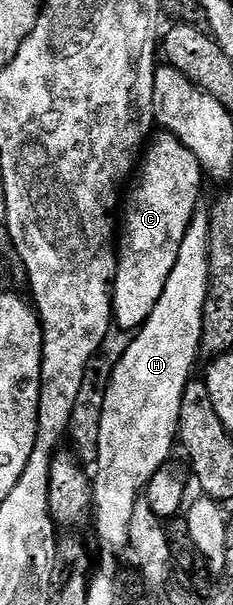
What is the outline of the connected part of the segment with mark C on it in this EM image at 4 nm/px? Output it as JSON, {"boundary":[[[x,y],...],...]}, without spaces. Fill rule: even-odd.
{"boundary":[[[158,135],[147,144],[138,167],[136,188],[127,192],[122,207],[112,314],[115,326],[123,331],[135,332],[154,313],[154,305],[158,305],[158,297],[166,289],[166,277],[170,277],[170,269],[178,261],[182,237],[186,237],[186,229],[198,213],[200,186],[206,183],[198,157],[176,135]]]}

